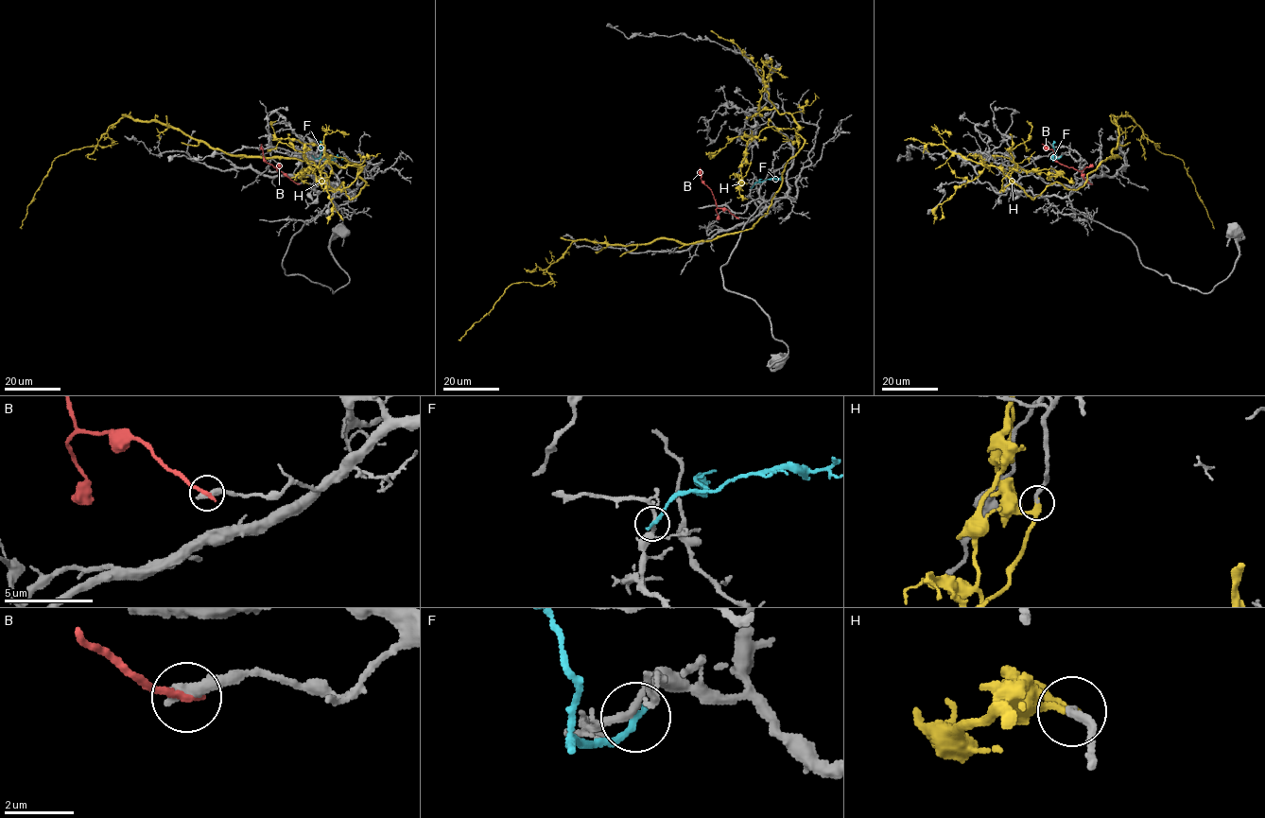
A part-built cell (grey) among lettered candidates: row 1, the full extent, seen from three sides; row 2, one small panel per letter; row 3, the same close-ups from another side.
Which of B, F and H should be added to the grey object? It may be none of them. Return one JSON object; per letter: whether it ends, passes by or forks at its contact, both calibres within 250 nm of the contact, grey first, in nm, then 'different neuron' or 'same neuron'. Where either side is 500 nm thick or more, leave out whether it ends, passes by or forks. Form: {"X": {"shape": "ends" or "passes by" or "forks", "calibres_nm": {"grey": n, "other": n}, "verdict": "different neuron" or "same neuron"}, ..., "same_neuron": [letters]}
{"B": {"shape": "ends", "calibres_nm": {"grey": 440, "other": 240}, "verdict": "different neuron"}, "F": {"shape": "ends", "calibres_nm": {"grey": 160, "other": 220}, "verdict": "different neuron"}, "H": {"shape": "passes by", "calibres_nm": {"grey": 240, "other": 200}, "verdict": "different neuron"}, "same_neuron": []}

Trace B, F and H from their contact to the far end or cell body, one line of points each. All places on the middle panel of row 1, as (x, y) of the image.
B: (737, 217), (717, 207), (712, 191), (701, 182), (700, 168)
F: (752, 187), (756, 182), (780, 177)
H: (751, 162), (766, 128), (804, 140), (750, 229), (577, 240), (551, 281), (511, 284), (460, 340)

